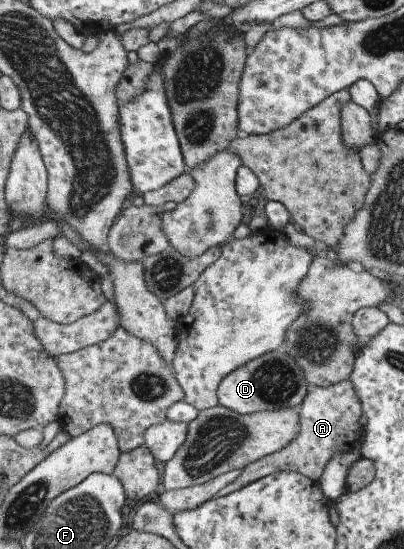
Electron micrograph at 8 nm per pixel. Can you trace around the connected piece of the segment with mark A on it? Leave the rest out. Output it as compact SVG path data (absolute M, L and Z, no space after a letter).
M349 378L327 387L312 388L308 394L305 394L300 404L299 431L294 440L291 440L290 444L283 446L280 450L247 464L241 469L240 476L223 486L215 496L220 497L222 494L228 494L263 476L280 471L292 471L316 483L332 454L354 449L354 442L362 429L358 423L360 415L361 408Z

